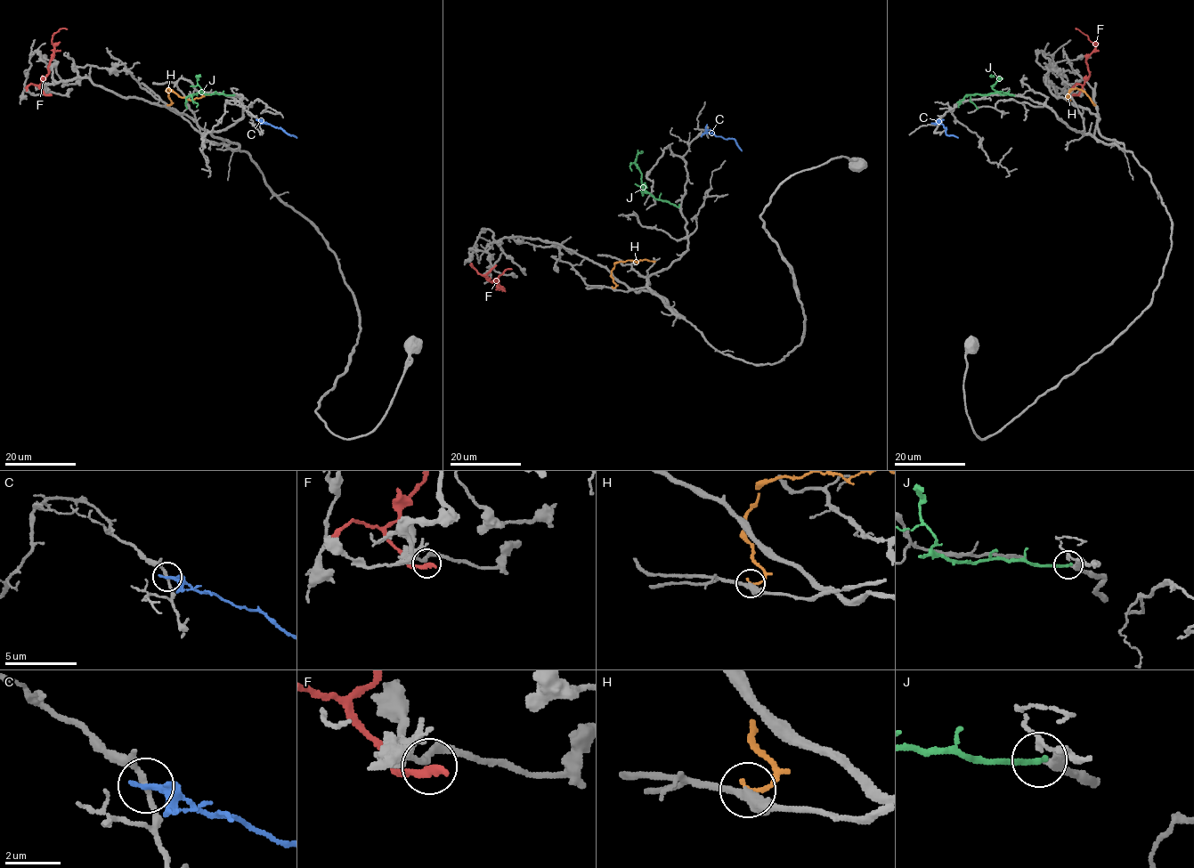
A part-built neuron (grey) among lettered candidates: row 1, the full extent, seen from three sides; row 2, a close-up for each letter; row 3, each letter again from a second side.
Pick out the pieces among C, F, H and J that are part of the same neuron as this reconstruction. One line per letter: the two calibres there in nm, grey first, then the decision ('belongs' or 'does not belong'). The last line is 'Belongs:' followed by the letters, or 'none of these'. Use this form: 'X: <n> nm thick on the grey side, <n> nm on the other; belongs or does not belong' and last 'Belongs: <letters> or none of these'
C: 200 nm thick on the grey side, 320 nm on the other; does not belong
F: 200 nm thick on the grey side, 300 nm on the other; does not belong
H: 360 nm thick on the grey side, 170 nm on the other; does not belong
J: 340 nm thick on the grey side, 240 nm on the other; belongs
Belongs: J

